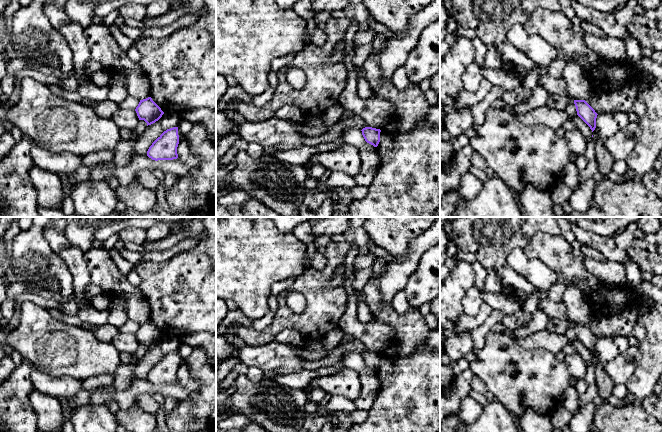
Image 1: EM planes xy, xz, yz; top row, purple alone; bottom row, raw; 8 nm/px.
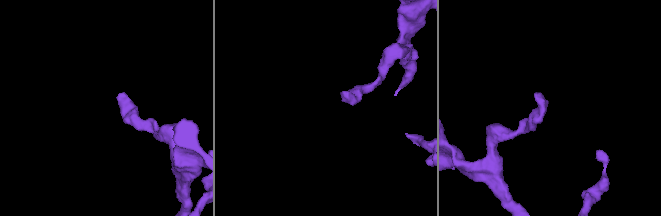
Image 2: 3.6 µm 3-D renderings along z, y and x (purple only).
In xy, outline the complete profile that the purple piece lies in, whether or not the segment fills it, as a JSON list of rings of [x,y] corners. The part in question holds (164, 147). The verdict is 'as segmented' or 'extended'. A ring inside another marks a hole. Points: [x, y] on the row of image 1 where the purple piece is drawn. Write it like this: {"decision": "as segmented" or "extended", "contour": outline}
{"decision": "as segmented", "contour": [[[178,127],[167,129],[149,147],[147,156],[155,161],[177,159],[178,144]]]}

